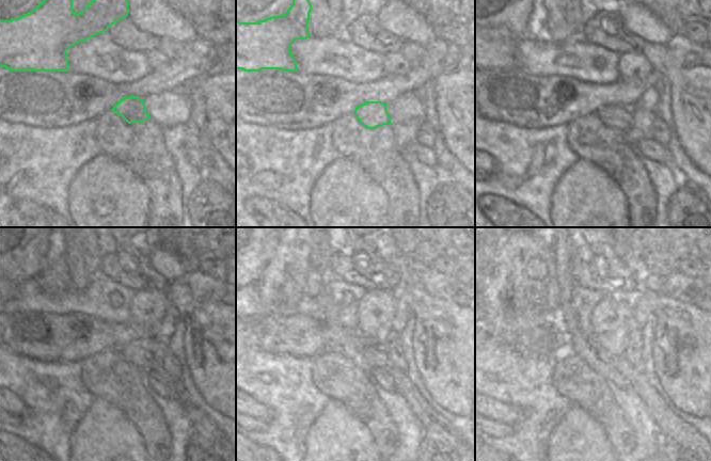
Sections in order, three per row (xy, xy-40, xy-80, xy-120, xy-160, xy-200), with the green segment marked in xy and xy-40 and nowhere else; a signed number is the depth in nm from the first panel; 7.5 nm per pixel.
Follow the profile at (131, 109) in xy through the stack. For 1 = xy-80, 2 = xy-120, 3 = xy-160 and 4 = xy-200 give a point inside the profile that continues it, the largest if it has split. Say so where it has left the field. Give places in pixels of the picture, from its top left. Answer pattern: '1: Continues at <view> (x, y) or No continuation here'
1: Continues at xy-80 (619, 117)
2: Continues at xy-120 (142, 359)
3: Continues at xy-160 (437, 429)
4: Continues at xy-200 (670, 426).

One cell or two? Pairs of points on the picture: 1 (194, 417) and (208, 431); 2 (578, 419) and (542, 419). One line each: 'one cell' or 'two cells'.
1: one cell
2: two cells

